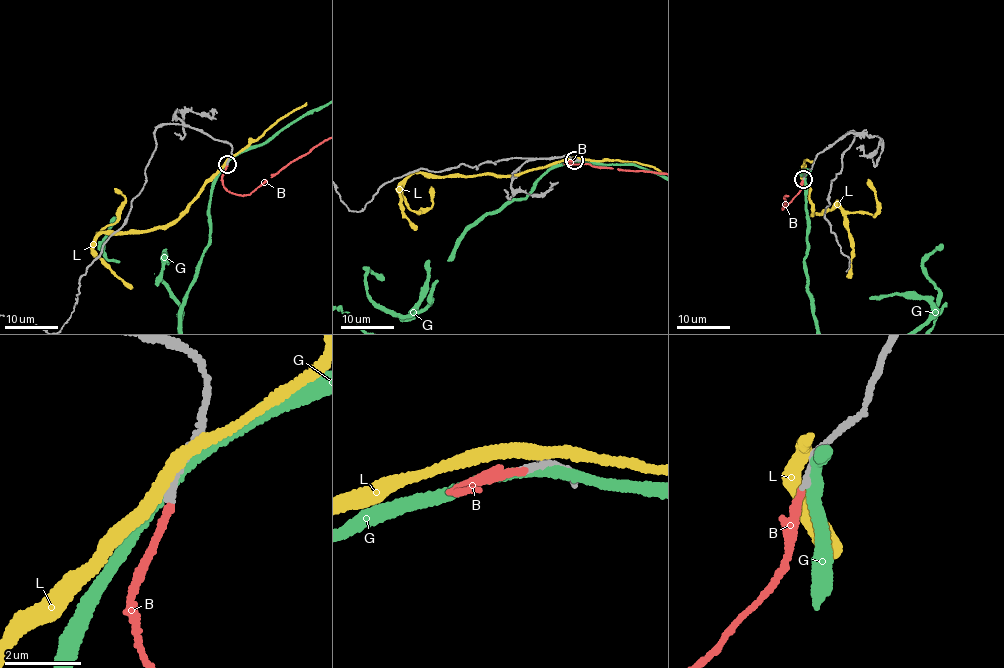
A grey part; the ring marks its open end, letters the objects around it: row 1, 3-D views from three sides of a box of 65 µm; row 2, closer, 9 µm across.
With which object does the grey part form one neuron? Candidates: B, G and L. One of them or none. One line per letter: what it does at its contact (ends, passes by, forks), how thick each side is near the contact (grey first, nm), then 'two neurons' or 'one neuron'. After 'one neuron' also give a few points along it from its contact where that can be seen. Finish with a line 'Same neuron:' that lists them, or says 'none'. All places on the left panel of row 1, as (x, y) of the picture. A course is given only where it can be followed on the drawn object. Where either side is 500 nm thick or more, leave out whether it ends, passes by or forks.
B: it ends | 190/170 nm | one neuron
G: it passes by | 240/280 nm | two neurons
L: it passes by | 240/320 nm | two neurons
Same neuron: B

